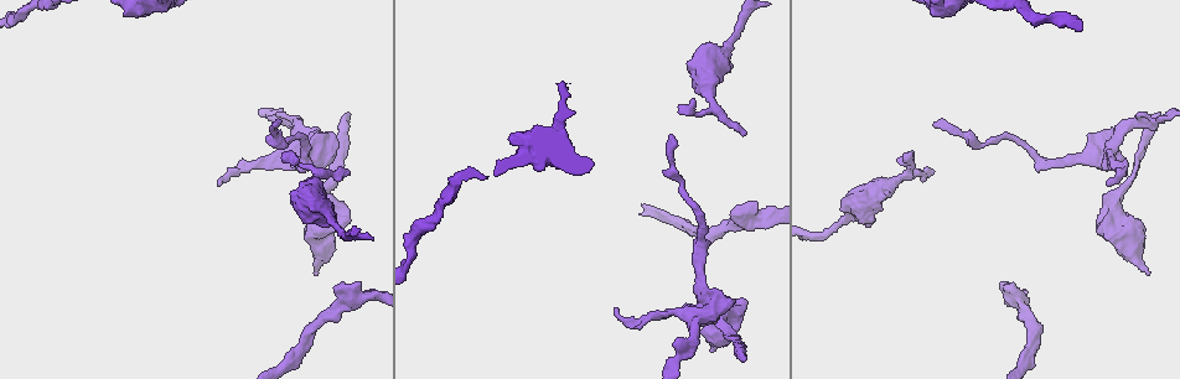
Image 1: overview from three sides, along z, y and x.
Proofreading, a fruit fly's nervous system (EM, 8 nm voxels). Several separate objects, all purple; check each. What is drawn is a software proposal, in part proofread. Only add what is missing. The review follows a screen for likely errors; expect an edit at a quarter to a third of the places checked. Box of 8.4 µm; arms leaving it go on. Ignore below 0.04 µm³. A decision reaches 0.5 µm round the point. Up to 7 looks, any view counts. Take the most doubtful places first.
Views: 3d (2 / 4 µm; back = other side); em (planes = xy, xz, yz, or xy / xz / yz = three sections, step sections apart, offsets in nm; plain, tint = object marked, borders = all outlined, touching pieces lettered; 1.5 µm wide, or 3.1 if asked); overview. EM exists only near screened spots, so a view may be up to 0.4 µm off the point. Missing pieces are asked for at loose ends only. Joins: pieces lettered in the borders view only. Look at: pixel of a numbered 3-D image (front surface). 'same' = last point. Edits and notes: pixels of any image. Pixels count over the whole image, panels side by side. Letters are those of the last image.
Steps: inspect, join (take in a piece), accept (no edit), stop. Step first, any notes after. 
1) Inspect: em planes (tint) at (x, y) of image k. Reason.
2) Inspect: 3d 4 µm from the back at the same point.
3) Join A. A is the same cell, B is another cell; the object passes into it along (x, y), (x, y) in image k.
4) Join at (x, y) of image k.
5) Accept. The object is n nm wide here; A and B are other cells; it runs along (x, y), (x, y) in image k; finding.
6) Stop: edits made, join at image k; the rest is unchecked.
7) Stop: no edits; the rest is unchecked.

Inspect: 3d 2 µm at (614, 311) of image 1. Branch stops here.

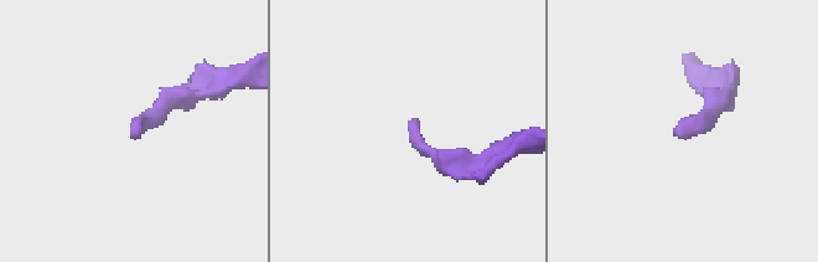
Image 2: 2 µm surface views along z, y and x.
Inspect: em planes (borders) at (678, 131) of image 2. Shape alone is not enough.

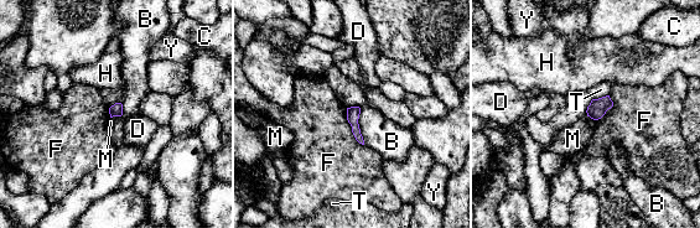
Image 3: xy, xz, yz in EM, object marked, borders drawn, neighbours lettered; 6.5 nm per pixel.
Accept. B, C, D, F, H, M, T and Y are other cells; a border runs along (346, 108), (351, 131), (363, 145) in image 3; no lettered piece goes on from it.

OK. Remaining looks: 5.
Inspect: em planes (borders) at (715, 350) of image 1. Free end.

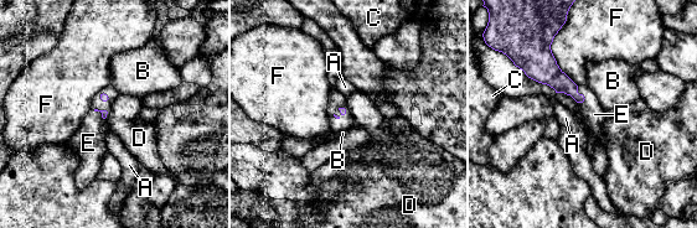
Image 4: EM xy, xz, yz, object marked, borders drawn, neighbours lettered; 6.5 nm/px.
Join E. The longest contact is with F, 380 nm; E is the same cell, A, B, C, D and F are other cells; the object passes into it along (550, 73), (582, 94), (590, 108) in image 4; it goes on there.

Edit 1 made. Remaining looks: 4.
Inspect: em planes (borders) at (744, 135) of image 1. Tapers out.

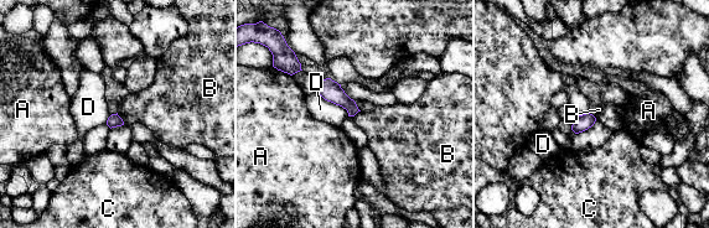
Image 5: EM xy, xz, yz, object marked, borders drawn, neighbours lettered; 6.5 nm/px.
Accept. A, B, C and D are other cells; no lettered piece goes on from it.

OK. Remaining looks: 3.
Stop: edits made, join at image 4; the rest is unchecked.

